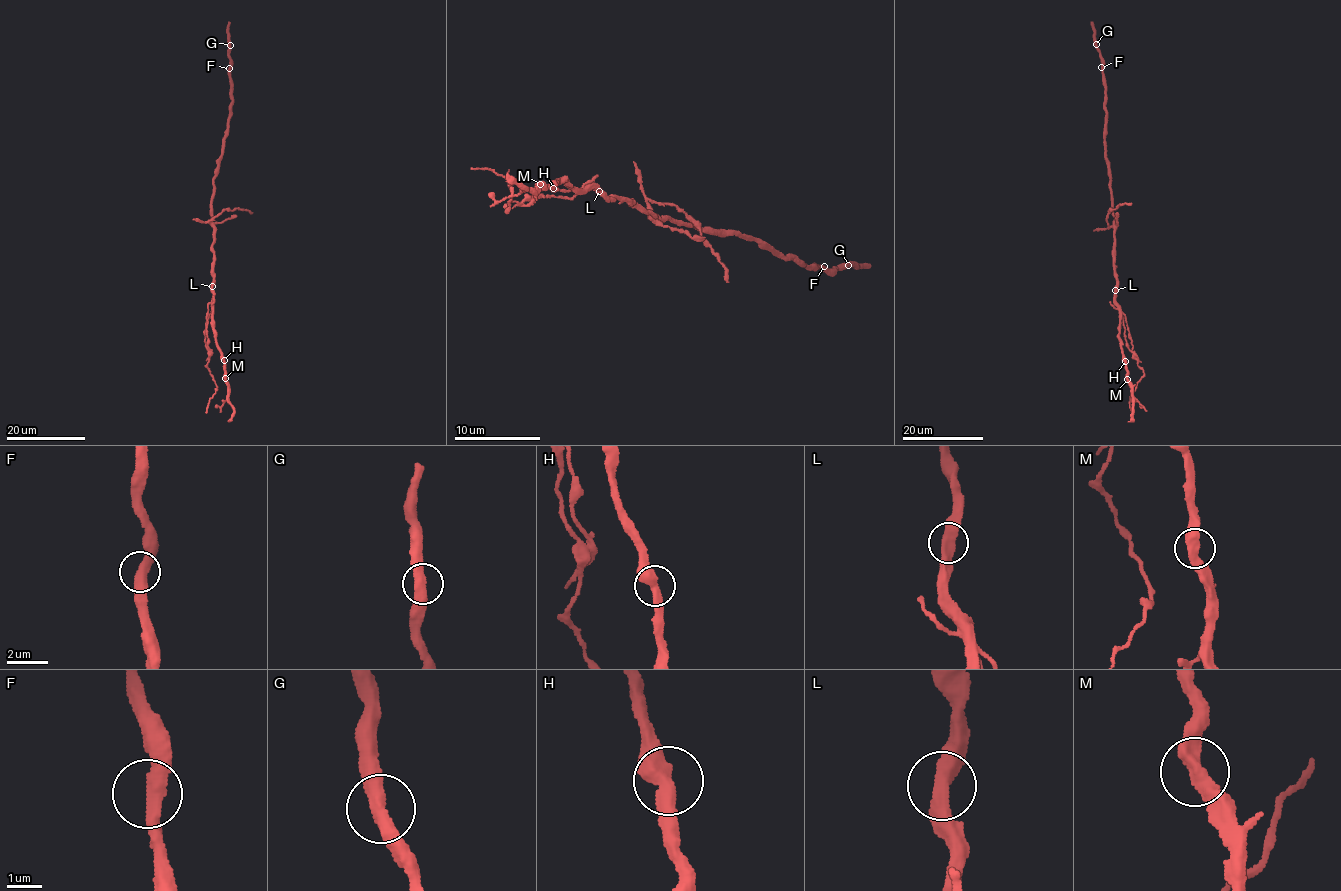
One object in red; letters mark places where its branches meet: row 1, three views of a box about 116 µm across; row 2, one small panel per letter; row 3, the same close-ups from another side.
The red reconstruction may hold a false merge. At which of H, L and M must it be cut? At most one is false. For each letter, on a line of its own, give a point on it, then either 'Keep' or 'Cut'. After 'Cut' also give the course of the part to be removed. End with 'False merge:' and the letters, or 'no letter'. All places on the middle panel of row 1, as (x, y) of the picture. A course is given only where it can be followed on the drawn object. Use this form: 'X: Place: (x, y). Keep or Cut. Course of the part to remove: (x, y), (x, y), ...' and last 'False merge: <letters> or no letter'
H: Place: (553, 188). Keep
L: Place: (599, 191). Keep
M: Place: (540, 184). Keep
False merge: no letter

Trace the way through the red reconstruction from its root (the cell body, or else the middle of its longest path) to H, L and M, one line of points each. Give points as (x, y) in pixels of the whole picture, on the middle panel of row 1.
H: (655, 216), (618, 197), (610, 198), (589, 184), (580, 190), (557, 178), (557, 182), (551, 185), (553, 188)
L: (655, 216), (618, 197), (610, 198), (600, 190)
M: (655, 216), (589, 184), (580, 190), (557, 178), (552, 185), (540, 184)

